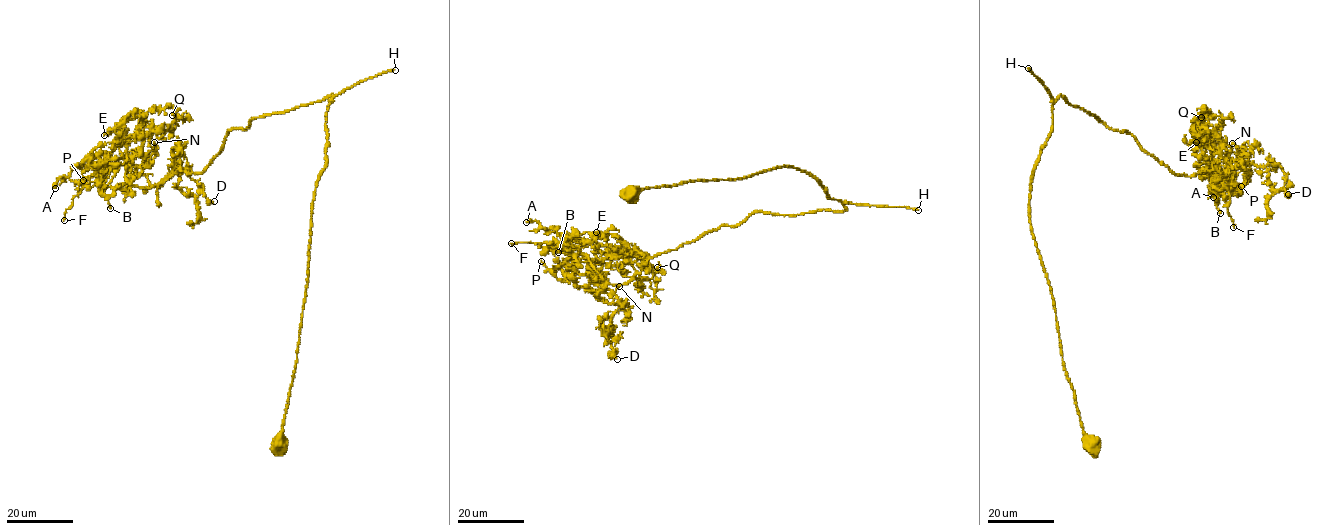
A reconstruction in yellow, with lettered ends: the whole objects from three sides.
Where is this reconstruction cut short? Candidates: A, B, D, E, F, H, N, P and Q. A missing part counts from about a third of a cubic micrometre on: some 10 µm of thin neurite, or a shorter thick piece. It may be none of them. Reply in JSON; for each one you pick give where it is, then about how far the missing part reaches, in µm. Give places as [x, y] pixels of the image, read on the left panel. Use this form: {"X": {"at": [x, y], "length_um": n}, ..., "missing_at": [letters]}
{"B": {"at": [110, 208], "length_um": 40}, "E": {"at": [104, 135], "length_um": 7}, "F": {"at": [64, 220], "length_um": 50}, "H": {"at": [395, 70], "length_um": 150}, "missing_at": ["B", "E", "F", "H"]}

